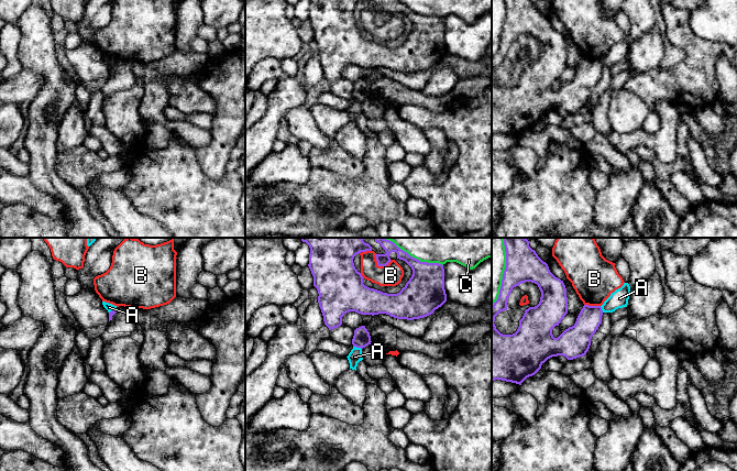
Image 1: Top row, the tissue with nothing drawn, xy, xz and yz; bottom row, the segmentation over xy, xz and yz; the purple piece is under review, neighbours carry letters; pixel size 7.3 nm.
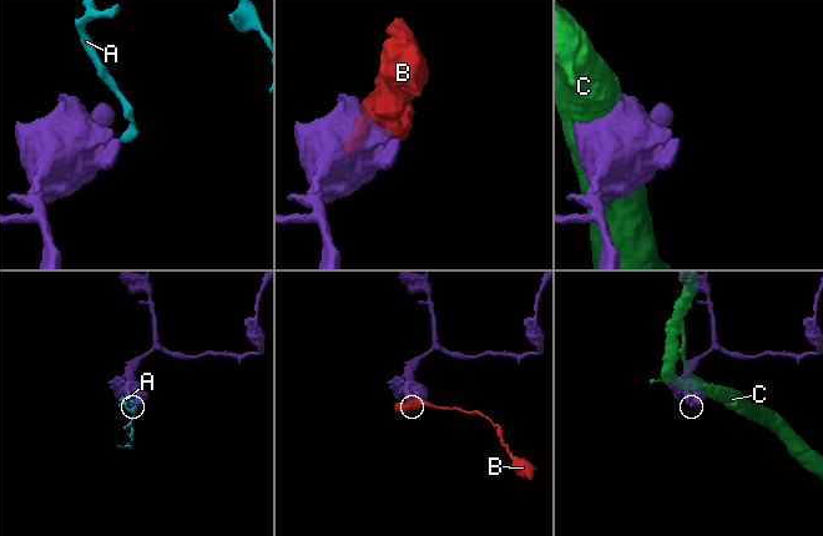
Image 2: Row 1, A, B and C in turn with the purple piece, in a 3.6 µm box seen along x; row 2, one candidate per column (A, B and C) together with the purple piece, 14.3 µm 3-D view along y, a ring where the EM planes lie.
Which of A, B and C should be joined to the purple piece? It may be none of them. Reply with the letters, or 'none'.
none

